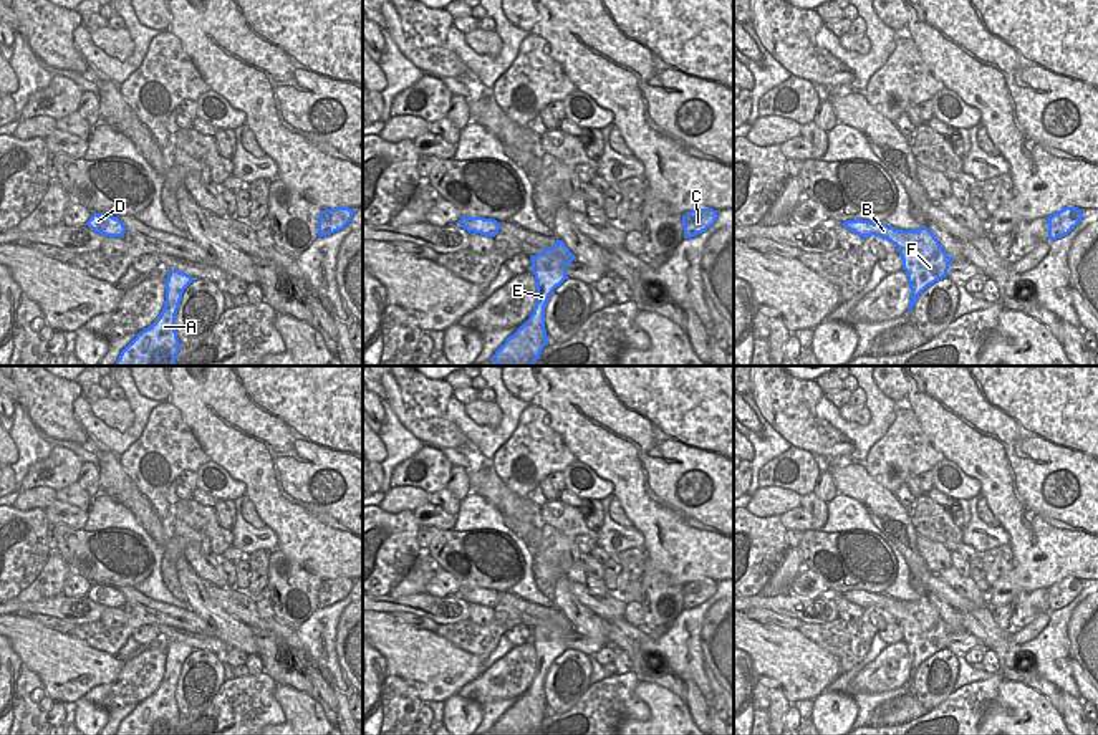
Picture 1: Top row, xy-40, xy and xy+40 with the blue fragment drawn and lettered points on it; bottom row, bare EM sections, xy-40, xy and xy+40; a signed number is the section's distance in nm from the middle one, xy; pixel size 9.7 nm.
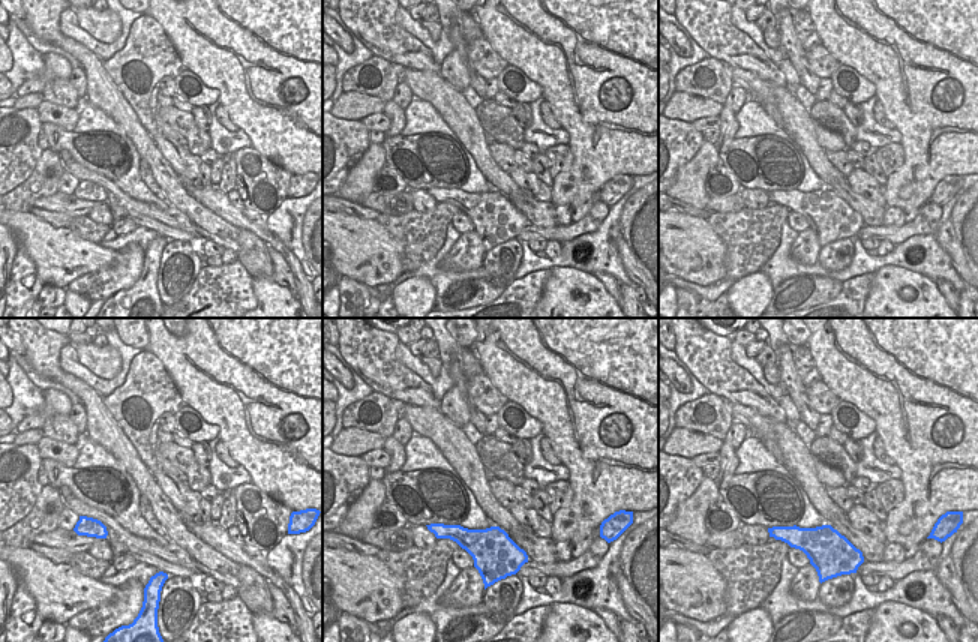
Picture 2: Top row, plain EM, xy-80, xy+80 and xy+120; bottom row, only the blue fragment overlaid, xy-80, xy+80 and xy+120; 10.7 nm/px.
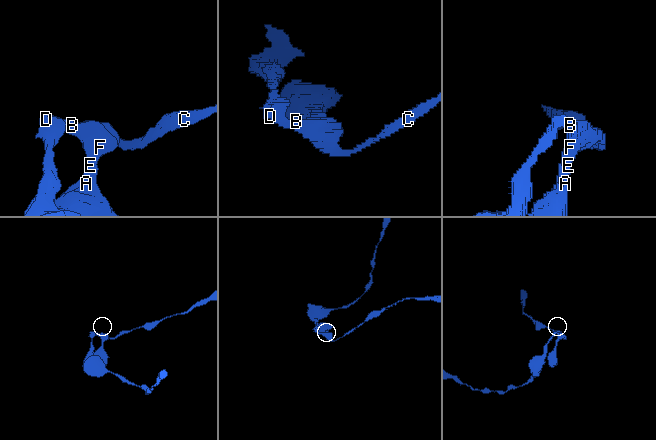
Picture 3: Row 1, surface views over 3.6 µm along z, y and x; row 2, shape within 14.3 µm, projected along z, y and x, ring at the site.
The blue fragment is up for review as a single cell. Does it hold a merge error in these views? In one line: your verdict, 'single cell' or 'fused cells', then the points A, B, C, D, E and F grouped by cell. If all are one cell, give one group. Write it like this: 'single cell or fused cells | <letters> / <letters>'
single cell | A B C D E F

